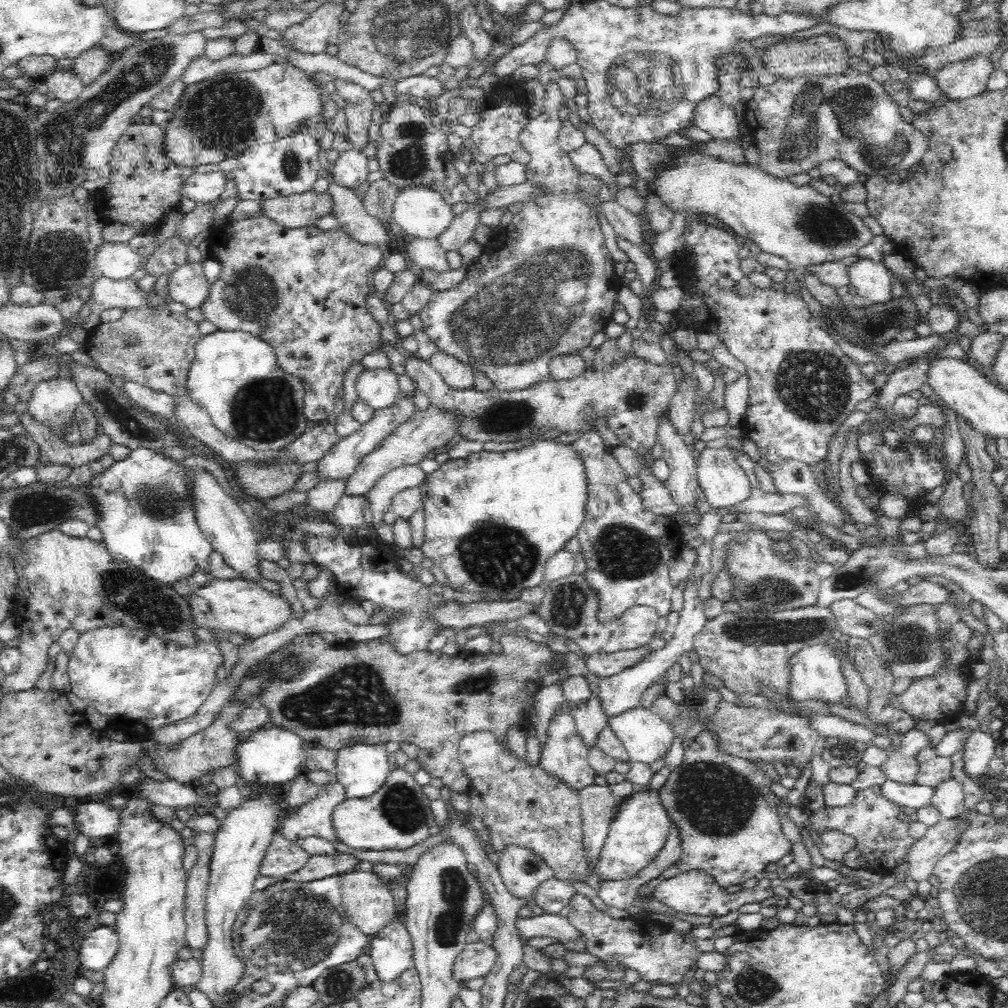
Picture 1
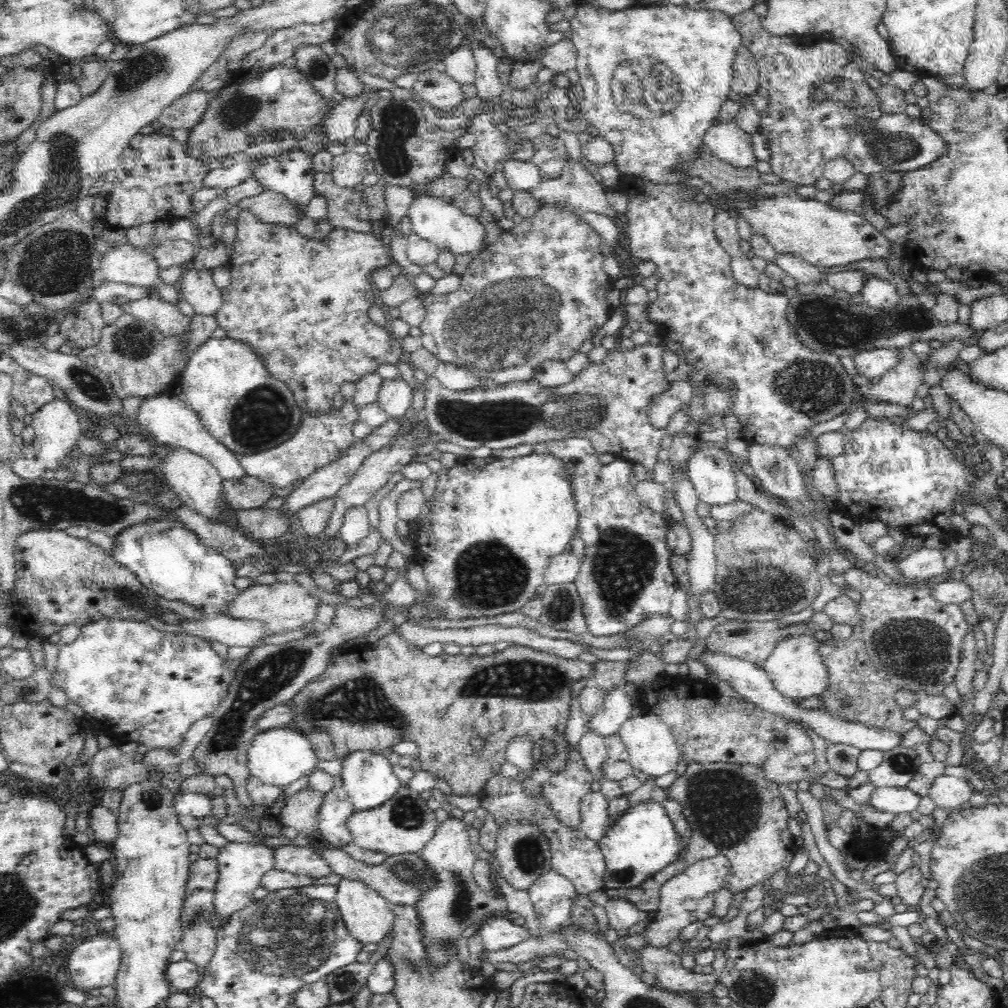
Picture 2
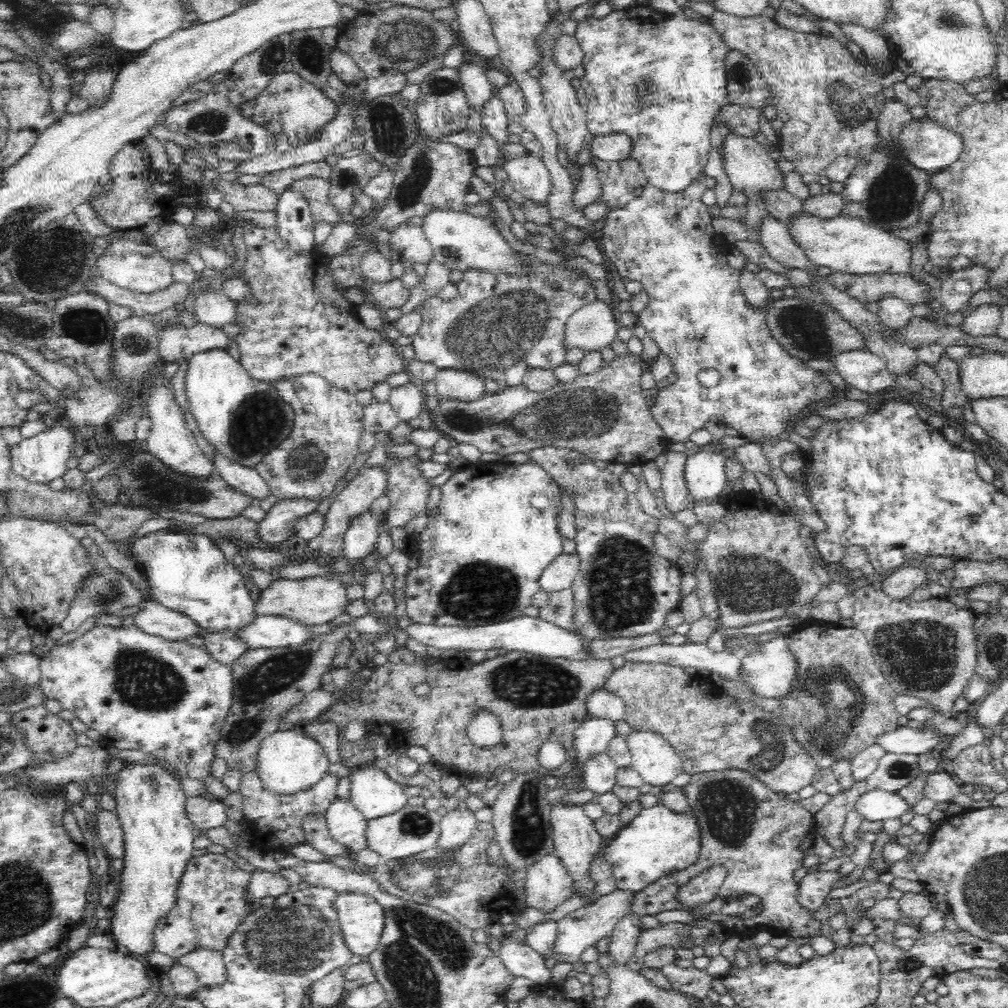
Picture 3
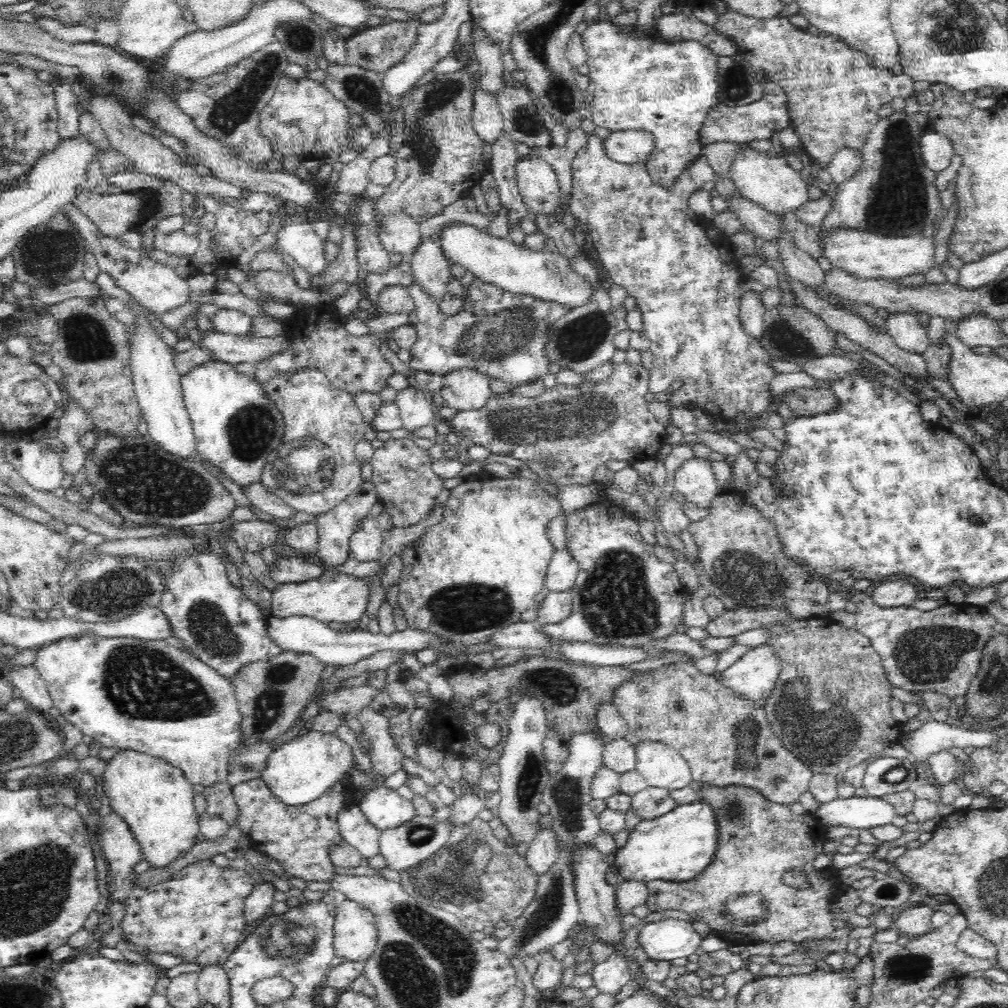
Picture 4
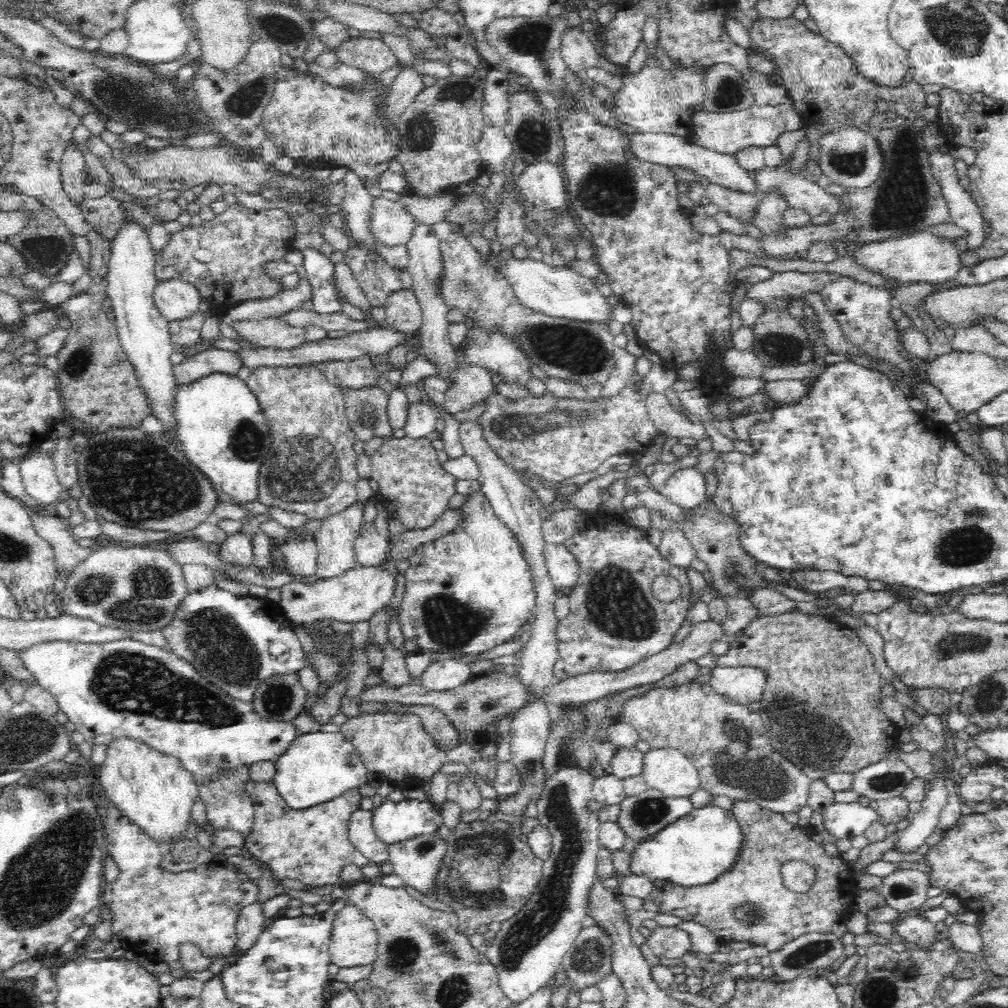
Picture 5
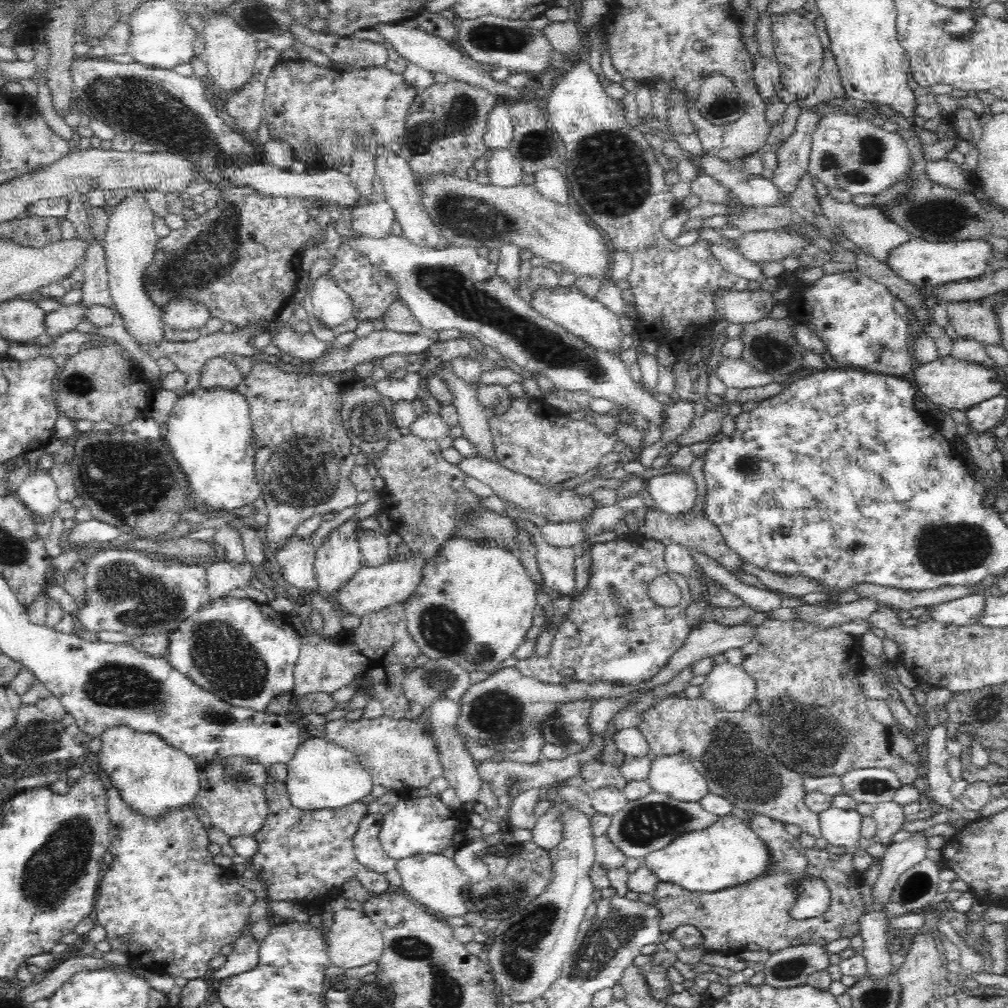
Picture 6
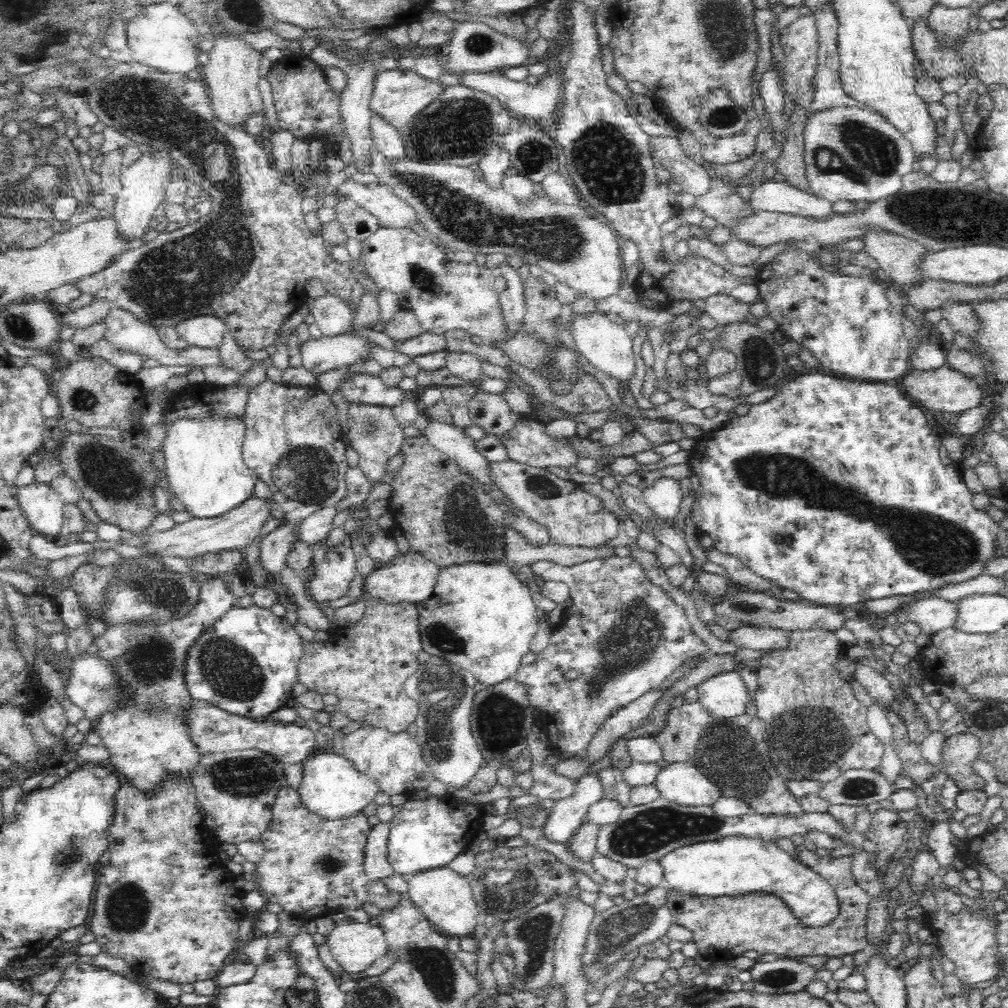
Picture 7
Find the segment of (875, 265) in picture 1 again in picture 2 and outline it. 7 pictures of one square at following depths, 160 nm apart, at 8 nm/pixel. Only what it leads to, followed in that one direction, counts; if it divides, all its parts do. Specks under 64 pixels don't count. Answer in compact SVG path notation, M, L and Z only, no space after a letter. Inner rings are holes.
M869 275L868 282L861 292L861 298L868 306L874 310L880 310L884 313L895 312L900 304L900 295L896 287L888 280Z

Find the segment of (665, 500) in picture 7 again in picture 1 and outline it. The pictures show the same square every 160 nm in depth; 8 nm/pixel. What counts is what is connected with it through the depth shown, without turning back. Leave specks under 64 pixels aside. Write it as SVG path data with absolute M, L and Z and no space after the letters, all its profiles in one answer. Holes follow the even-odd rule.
M729 446L720 448L706 447L700 451L700 456L695 458L695 462L696 477L700 484L700 490L704 492L706 502L712 510L734 506L751 495L750 480L735 461Z

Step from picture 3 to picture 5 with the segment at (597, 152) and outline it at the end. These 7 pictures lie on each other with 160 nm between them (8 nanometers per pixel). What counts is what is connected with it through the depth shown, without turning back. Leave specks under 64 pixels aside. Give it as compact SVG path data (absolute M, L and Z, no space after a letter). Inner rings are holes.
M642 133L631 134L631 136L632 151L634 151L636 157L640 157L652 164L667 167L681 166L684 169L692 170L694 174L698 174L702 178L706 178L708 182L718 184L718 186L722 186L728 190L749 194L750 196L759 195L756 171L742 168L734 155L709 150L702 146L697 146L694 142L686 140L685 137L670 134Z

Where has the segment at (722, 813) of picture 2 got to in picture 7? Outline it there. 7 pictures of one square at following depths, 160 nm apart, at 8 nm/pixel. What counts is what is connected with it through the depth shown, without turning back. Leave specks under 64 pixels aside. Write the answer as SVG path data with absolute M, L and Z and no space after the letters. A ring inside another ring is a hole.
M804 845L798 846L795 848L795 852L797 854L797 860L804 864L806 867L810 868L813 872L816 872L820 877L824 878L833 888L838 897L840 903L840 914L836 916L835 920L832 920L832 924L826 928L816 928L810 929L805 927L797 918L794 918L794 915L789 911L788 906L784 904L779 898L776 898L772 895L765 895L761 892L754 893L750 892L750 894L744 894L744 896L721 896L721 897L704 897L704 896L691 896L684 894L683 892L677 890L669 890L668 892L668 907L670 907L670 912L672 913L672 923L688 928L693 933L693 942L697 945L698 951L700 955L707 956L711 961L726 961L731 958L735 958L737 956L742 955L744 952L749 950L756 950L759 955L762 954L776 954L780 955L783 958L790 958L794 960L794 958L800 958L801 956L828 956L830 958L843 959L844 956L855 956L857 953L868 950L869 945L869 931L866 928L867 920L868 920L868 910L870 910L870 900L871 896L868 895L860 886L858 886L855 877L852 874L852 862L853 856L842 856L838 858L834 858L831 856L824 856L823 858L818 855L816 852L810 852L807 850Z

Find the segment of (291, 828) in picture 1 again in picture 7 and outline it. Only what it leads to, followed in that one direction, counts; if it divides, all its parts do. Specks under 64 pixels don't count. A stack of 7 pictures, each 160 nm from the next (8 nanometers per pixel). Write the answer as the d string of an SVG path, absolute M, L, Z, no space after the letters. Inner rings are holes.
M380 822L372 826L367 841L364 871L372 882L383 881L394 874L388 859L388 846L391 829L388 823Z

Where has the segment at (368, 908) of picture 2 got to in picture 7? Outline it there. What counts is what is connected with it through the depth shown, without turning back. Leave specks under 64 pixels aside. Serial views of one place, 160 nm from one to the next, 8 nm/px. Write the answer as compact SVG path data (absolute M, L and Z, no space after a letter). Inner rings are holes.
M344 919L338 922L336 928L327 937L327 943L333 959L343 968L346 976L368 970L376 959L389 952L387 937L379 925L360 923L355 920L352 922Z

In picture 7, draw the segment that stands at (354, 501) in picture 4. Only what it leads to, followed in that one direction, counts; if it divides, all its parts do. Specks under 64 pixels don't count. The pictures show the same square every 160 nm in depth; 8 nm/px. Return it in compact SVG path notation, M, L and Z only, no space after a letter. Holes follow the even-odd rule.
M347 543L330 548L324 561L314 568L309 596L317 605L326 605L348 594L350 582L357 573L354 551Z

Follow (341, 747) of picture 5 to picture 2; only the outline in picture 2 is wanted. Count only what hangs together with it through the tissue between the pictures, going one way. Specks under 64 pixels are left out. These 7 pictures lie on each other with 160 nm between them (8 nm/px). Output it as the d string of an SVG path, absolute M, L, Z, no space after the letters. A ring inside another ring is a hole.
M273 728L254 736L248 748L247 764L252 776L258 777L264 784L284 788L292 782L302 784L318 764L318 757L308 737L300 730Z

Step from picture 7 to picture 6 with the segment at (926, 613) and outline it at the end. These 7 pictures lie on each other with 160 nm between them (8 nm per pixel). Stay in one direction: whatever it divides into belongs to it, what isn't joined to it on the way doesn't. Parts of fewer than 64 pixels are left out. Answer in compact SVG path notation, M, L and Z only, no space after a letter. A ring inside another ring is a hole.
M972 594L951 602L928 608L928 618L932 622L952 624L954 626L968 626L979 619L979 614L984 610L983 594Z

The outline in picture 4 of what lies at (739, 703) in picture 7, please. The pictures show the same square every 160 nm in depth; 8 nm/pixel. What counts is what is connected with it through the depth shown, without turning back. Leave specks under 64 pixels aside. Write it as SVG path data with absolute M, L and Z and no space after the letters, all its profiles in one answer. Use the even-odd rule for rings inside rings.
M764 644L751 648L720 674L720 682L736 696L767 699L779 673L779 658Z

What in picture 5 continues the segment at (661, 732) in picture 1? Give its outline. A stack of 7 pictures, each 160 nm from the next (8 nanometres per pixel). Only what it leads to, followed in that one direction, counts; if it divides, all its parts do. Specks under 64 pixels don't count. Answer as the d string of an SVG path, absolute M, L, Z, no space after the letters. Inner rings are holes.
M651 748L643 759L646 784L668 798L688 799L701 788L698 769L679 750Z

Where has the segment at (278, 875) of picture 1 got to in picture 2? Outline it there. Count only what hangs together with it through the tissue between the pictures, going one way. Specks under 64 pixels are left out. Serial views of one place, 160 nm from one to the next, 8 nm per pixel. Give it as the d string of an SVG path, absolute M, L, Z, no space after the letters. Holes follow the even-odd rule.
M281 846L274 854L275 868L289 874L303 875L317 880L333 873L330 864L308 846Z

